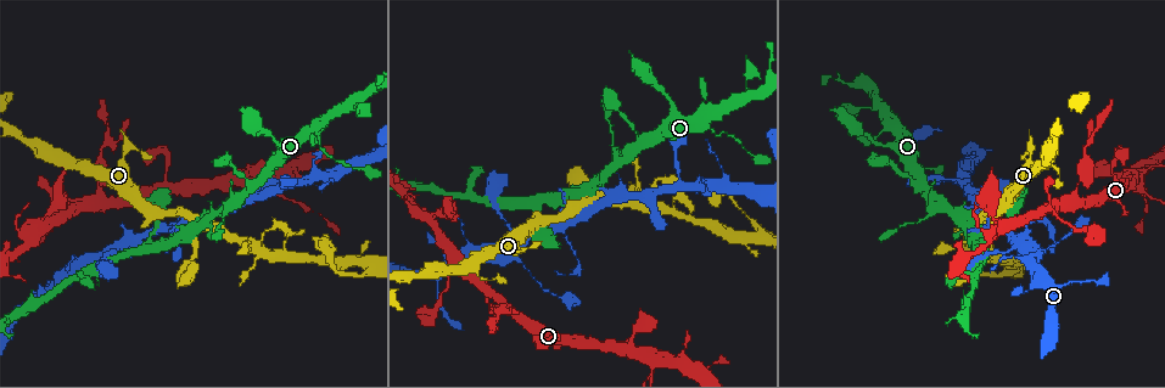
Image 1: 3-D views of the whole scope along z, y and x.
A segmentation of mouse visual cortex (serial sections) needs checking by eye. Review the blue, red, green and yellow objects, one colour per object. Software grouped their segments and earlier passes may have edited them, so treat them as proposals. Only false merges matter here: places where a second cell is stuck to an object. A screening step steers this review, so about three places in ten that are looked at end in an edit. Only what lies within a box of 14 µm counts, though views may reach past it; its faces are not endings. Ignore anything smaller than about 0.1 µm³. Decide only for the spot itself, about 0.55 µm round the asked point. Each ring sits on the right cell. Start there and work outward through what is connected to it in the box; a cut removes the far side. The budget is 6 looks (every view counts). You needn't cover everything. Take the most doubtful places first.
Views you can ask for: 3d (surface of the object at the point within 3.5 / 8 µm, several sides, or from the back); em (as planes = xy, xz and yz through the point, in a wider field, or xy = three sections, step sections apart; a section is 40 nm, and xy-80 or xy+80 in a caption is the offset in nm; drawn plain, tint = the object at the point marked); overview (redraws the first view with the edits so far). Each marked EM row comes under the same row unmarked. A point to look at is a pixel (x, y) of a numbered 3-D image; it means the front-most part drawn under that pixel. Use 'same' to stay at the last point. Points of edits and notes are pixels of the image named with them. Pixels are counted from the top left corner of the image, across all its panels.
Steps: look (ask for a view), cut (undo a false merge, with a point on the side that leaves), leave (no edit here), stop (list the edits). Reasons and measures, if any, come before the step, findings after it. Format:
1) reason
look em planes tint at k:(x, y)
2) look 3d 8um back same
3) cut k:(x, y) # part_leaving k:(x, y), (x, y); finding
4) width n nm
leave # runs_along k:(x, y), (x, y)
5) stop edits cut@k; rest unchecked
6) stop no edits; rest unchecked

thin arm on a thick one
look 3d 3.5um at 1:(122, 242)

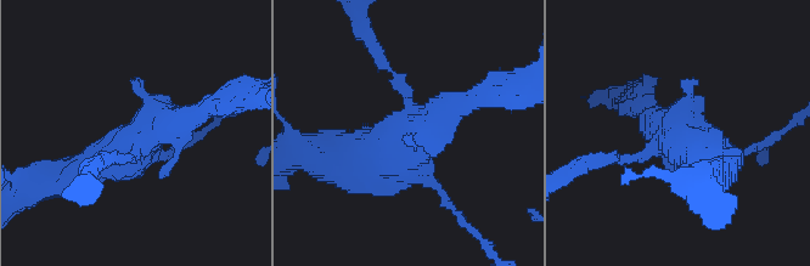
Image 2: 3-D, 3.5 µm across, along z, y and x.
need the tissue
look em xy step 3 tint at 2:(417, 134)

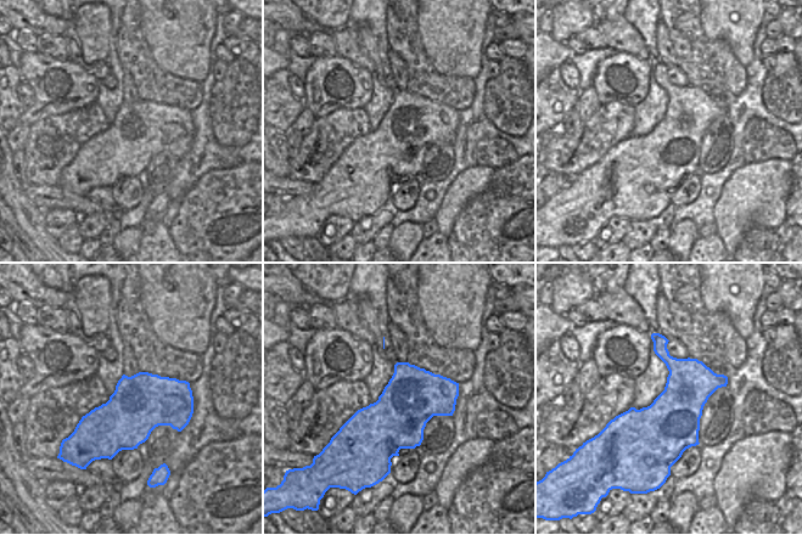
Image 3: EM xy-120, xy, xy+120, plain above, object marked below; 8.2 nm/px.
leave # runs_along 2:(79, 177), (151, 125), (207, 109); one cell here

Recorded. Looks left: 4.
a narrow waist
look 3d 8um at 1:(674, 212)

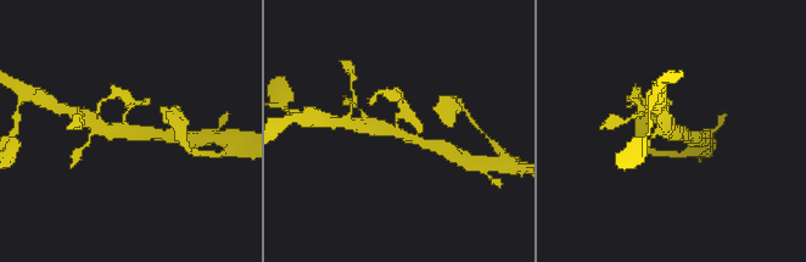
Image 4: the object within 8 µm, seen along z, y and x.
arms 3; arm_widths 100, 300, 350 nm; need the tissue
look em planes tint at 4:(394, 130)

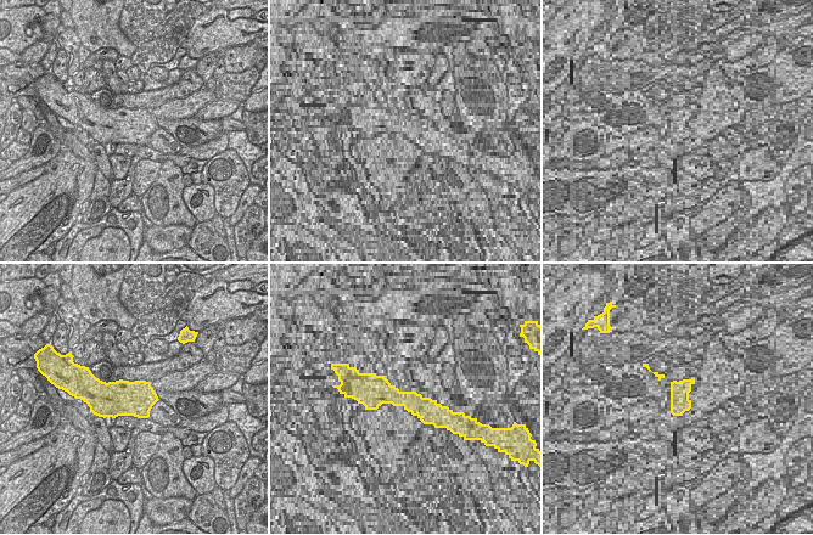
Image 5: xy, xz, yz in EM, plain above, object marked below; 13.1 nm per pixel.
cut 4:(409, 116) # part_leaving 4:(397, 121), (401, 102), (382, 93); a second cell is stuck on

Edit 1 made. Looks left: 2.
two arms in line, one across
look 3d 8um at 1:(108, 204)

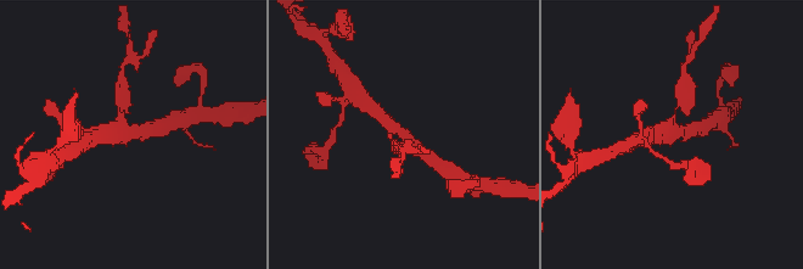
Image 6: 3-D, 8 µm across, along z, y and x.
arms 3; arm_widths 100, 400, 400 nm
look em xy step 5 tint at 6:(399, 133)

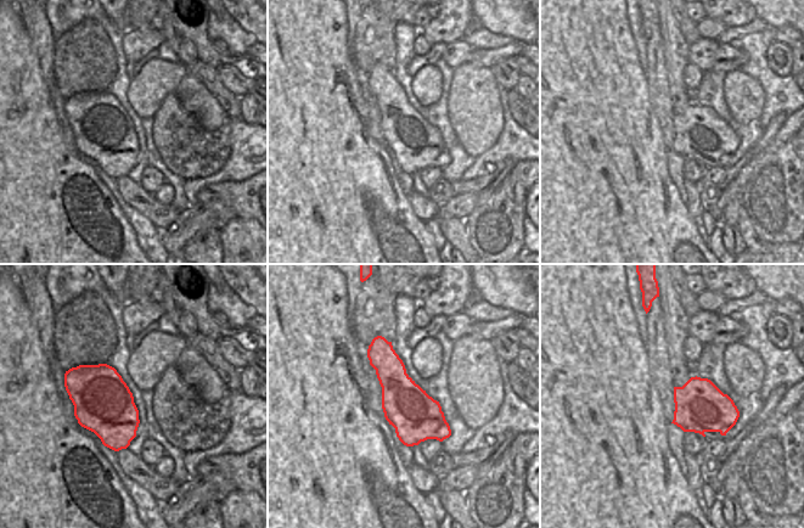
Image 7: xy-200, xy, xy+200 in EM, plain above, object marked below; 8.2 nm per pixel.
leave # runs_along 6:(426, 156), (371, 106); all the same cell

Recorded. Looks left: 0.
stop edits cut@4; rest unchecked

